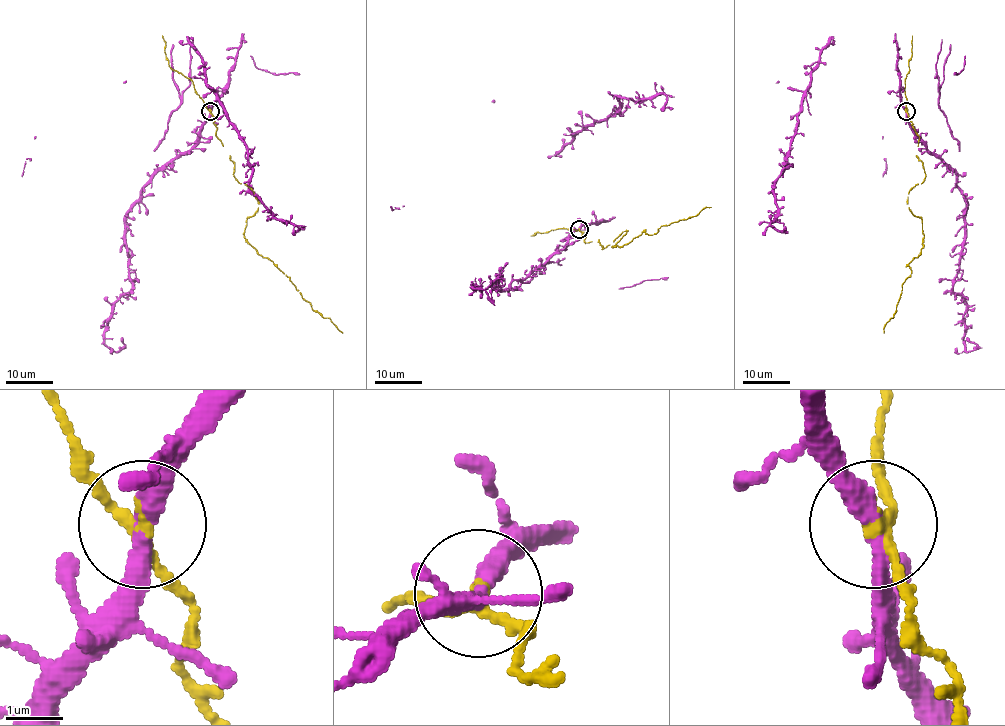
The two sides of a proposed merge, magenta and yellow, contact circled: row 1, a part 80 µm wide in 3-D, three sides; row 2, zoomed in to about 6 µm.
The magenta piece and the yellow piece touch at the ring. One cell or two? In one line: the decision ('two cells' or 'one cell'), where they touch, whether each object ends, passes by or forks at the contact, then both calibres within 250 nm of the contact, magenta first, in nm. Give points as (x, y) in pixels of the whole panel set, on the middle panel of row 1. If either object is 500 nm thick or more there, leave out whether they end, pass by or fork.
two cells; at (579, 229); magenta passes by; yellow passes by; 320 nm thick on the magenta side, 200 nm on the other

